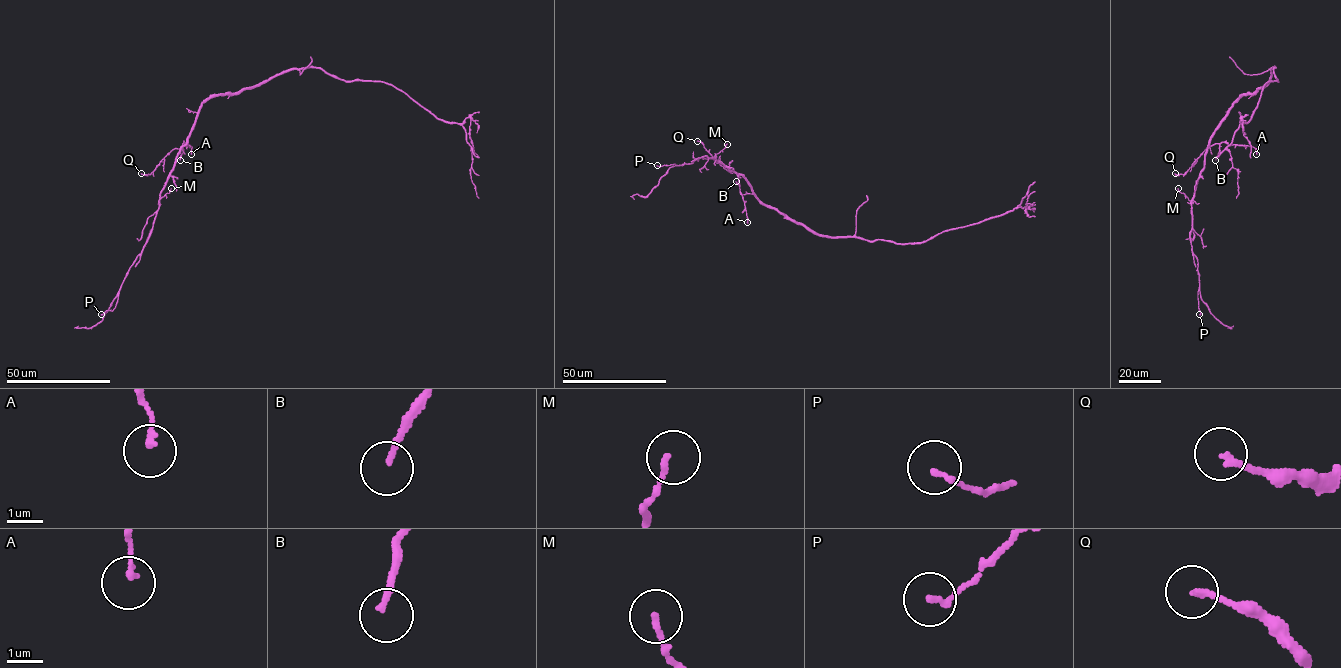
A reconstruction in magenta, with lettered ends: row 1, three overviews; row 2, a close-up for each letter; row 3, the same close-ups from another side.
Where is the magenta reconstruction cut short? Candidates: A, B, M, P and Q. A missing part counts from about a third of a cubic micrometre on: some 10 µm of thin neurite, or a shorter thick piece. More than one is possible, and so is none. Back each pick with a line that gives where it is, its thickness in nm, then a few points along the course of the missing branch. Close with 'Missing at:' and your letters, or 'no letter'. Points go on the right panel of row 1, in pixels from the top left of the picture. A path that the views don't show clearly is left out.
Missing at: no letter

